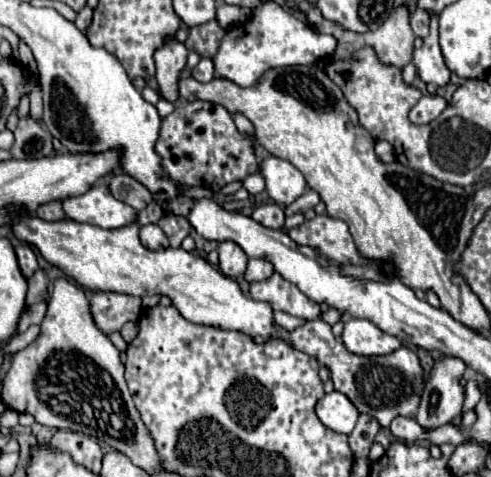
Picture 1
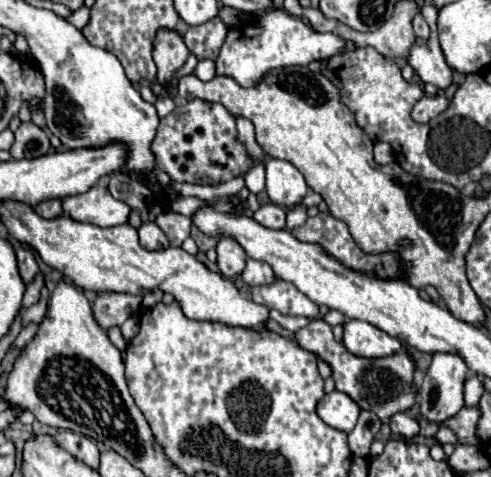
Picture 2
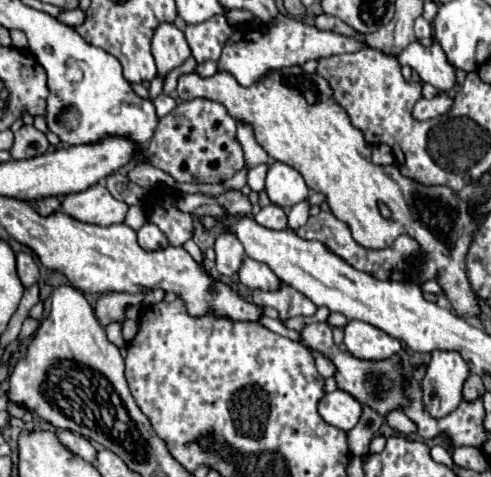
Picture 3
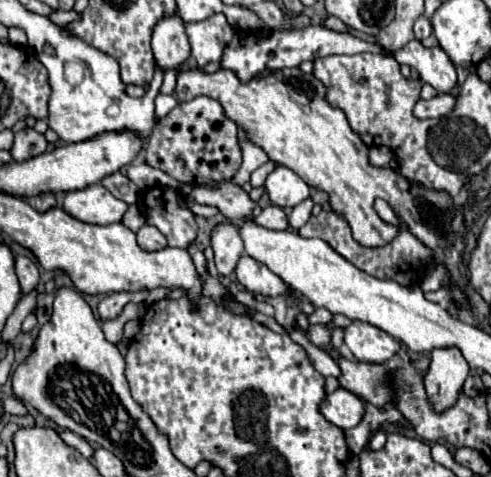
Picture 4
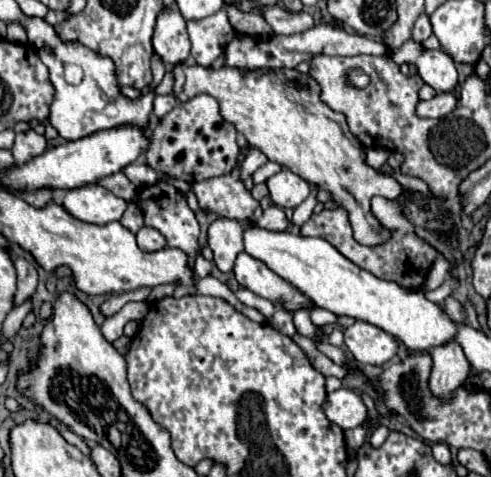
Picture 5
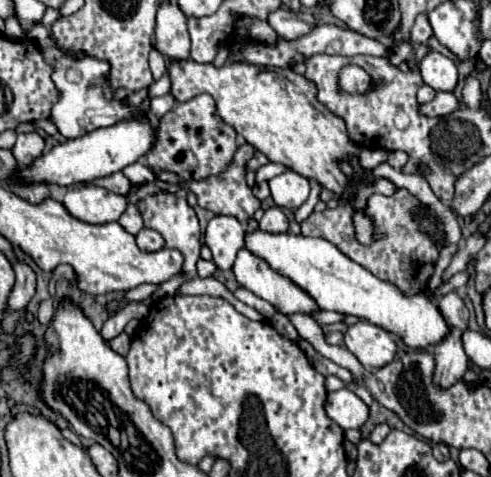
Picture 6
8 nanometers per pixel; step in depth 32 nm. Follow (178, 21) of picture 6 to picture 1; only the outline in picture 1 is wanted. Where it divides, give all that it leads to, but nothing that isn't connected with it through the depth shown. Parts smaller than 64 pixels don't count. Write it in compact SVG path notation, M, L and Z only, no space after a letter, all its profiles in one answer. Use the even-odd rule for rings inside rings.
M166 36L162 40L162 46L154 52L158 88L160 94L170 102L176 102L178 98L178 80L182 68L186 66L186 56L188 56L186 46L178 42L174 36Z

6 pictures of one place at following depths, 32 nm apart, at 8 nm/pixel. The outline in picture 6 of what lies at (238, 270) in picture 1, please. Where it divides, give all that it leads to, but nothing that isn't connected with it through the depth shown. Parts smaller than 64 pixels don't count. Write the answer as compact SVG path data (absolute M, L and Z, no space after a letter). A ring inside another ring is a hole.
M214 216L208 222L206 232L204 232L204 244L210 248L212 260L216 262L216 266L220 270L230 270L232 268L238 250L244 246L244 236L246 236L246 230L244 230L244 226L234 216Z

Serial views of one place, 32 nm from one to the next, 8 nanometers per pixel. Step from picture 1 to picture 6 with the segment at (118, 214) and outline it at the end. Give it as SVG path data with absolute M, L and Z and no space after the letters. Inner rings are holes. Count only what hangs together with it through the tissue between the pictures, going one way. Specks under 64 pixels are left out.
M76 186L66 192L64 202L66 210L88 224L106 224L116 222L128 206L126 196L114 194L106 188L96 186Z

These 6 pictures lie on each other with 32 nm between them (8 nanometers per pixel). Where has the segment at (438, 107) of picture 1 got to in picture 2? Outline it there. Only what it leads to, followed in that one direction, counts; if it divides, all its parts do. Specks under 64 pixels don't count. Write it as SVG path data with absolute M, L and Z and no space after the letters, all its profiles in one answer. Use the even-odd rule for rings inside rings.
M438 94L438 96L434 96L434 98L422 96L422 98L414 104L414 108L412 108L412 118L414 118L416 122L422 122L422 124L424 124L424 122L436 118L438 114L442 114L448 106L450 106L450 100L448 100L444 94Z

